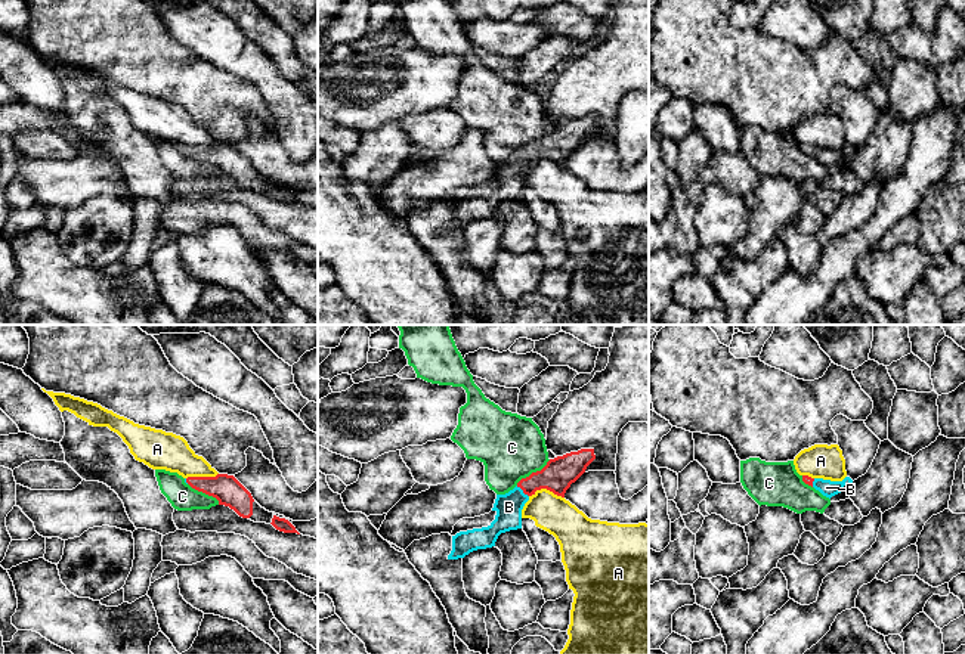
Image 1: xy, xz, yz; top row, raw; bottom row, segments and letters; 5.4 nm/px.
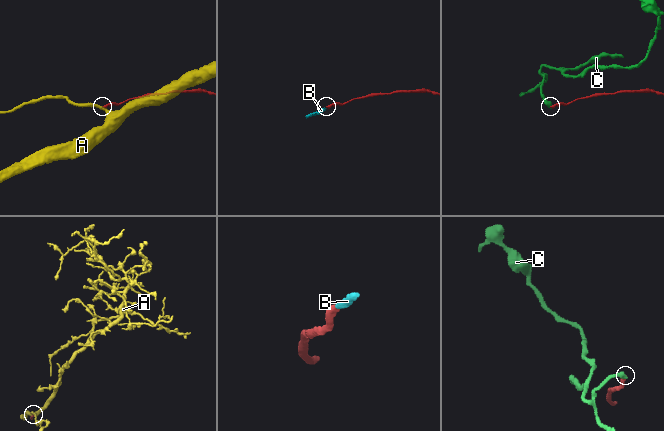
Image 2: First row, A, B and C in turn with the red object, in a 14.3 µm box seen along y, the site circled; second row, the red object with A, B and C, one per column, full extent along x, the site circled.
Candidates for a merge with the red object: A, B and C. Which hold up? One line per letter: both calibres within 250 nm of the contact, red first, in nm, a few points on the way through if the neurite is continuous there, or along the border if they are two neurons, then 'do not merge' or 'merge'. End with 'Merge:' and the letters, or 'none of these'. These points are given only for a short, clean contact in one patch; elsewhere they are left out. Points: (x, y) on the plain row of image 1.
A: calibres 170 and 200 nm; border xz (529, 164), (549, 158), (563, 167); do not merge
B: calibres 170 and 150 nm; way xz (557, 145), (537, 149), (522, 158), (509, 176); merge
C: calibres 170 and 360 nm; border xz (550, 129), (516, 154); do not merge
Merge: B

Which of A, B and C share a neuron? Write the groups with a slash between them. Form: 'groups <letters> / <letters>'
groups A / B / C

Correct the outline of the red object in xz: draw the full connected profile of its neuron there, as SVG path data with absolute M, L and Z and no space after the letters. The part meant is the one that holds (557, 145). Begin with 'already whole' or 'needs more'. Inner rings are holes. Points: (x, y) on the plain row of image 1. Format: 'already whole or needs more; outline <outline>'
needs more; outline M581 118L557 125L550 128L541 140L522 148L508 162L497 164L492 177L497 182L495 189L488 196L452 205L452 220L448 229L464 227L473 220L492 217L501 202L522 198L522 179L536 159L547 158L565 167L570 154L585 142L594 128L594 118Z

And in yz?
needs more; outline M802 145L802 151L816 159L819 159L823 165L832 167L841 159L848 155L851 156L853 149L850 146L845 146L842 151L831 151L831 149L823 149L823 148L811 148L808 145Z

